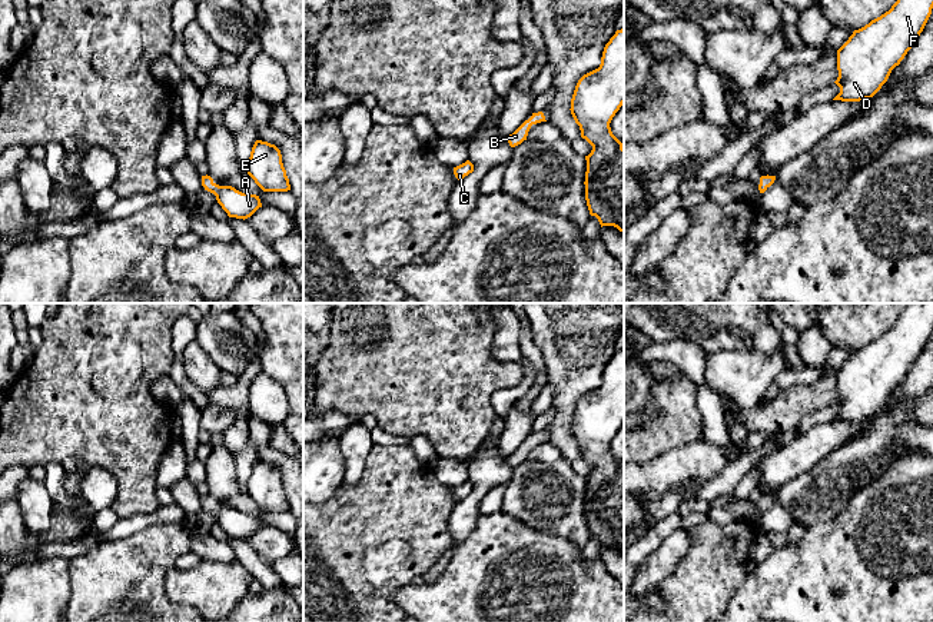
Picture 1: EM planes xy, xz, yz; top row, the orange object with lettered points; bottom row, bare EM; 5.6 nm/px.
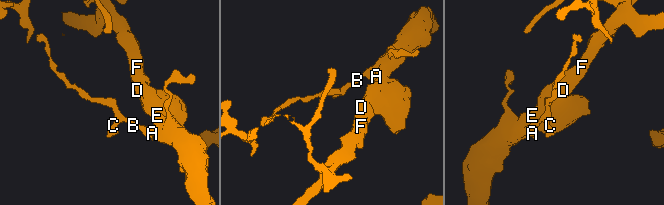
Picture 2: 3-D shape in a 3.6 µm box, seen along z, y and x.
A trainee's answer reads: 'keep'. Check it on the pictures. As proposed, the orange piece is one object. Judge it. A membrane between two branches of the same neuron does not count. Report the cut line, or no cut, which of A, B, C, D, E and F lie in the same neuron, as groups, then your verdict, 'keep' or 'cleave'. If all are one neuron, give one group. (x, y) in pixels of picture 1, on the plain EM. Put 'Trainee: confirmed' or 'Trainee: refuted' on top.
Trainee: confirmed
no cut | A B C D E F | keep

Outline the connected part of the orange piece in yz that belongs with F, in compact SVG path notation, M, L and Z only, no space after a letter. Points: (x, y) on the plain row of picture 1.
M910 303L889 332L854 350L837 370L840 413L833 420L871 419L923 352L933 329L933 303Z

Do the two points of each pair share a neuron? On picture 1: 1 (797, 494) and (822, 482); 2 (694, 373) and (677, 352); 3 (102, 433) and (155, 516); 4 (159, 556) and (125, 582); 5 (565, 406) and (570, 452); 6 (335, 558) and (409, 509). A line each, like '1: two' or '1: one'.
1: one
2: one
3: two
4: one
5: one
6: one

